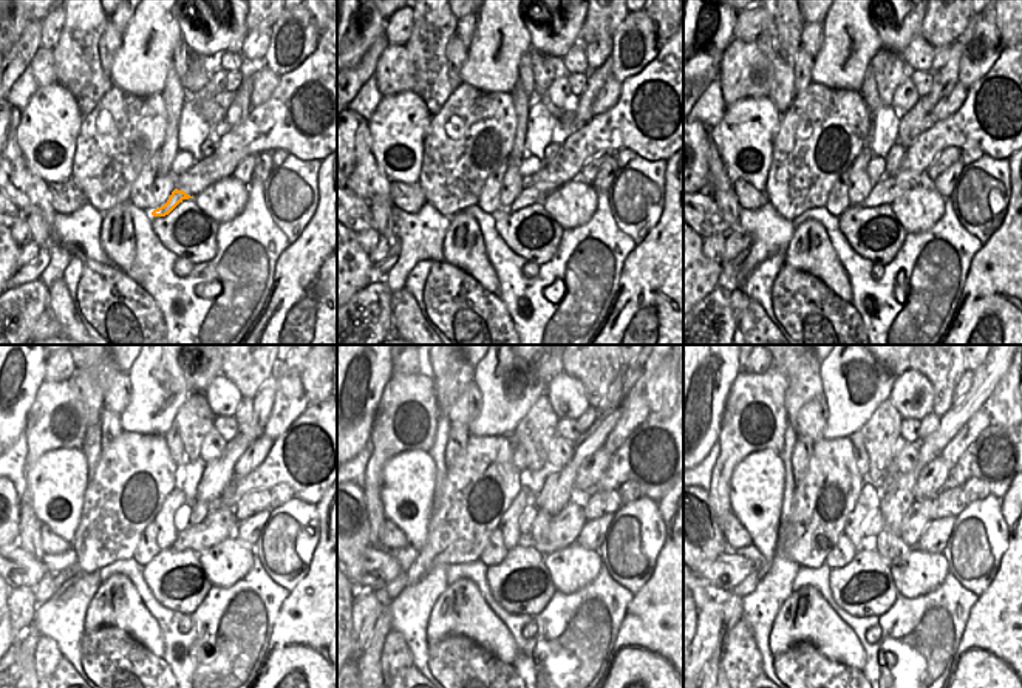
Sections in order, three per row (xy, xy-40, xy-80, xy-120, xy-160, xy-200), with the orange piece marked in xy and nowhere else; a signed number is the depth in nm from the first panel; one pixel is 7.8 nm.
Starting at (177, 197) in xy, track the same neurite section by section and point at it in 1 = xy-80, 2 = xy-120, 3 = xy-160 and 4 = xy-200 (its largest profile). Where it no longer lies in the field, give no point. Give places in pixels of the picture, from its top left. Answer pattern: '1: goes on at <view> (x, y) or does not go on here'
1: goes on at xy-80 (889, 189)
2: goes on at xy-120 (220, 523)
3: goes on at xy-160 (565, 526)
4: goes on at xy-200 (920, 514)

